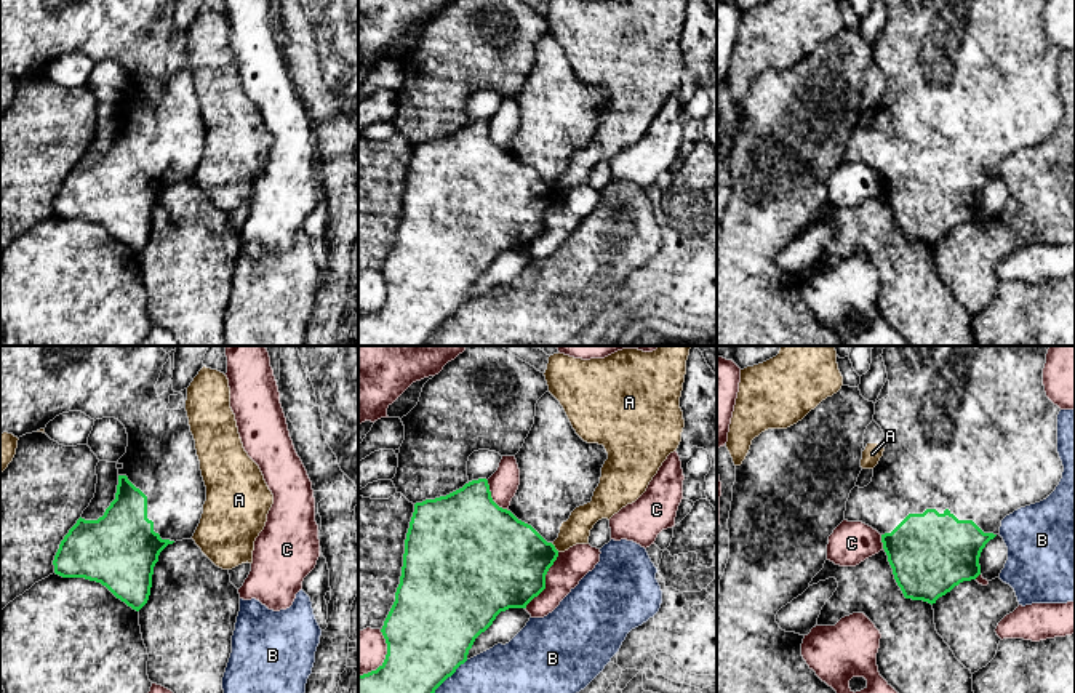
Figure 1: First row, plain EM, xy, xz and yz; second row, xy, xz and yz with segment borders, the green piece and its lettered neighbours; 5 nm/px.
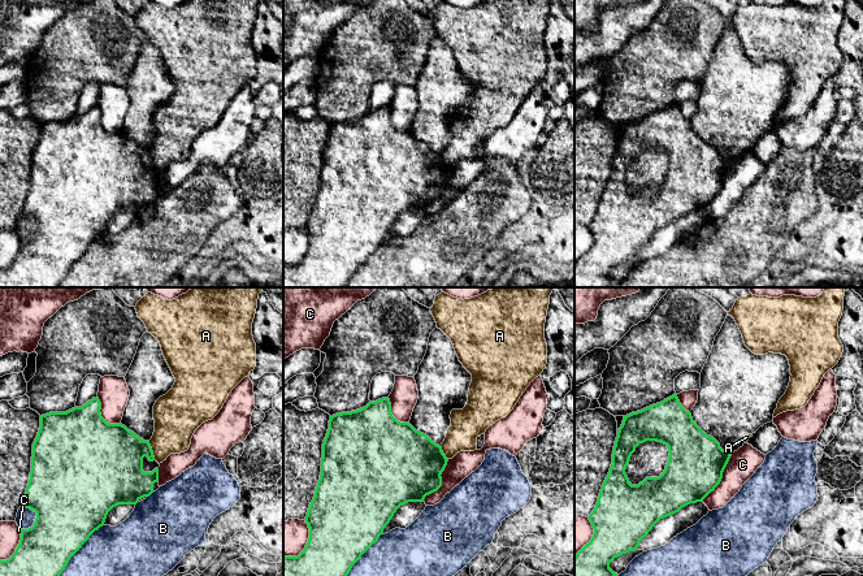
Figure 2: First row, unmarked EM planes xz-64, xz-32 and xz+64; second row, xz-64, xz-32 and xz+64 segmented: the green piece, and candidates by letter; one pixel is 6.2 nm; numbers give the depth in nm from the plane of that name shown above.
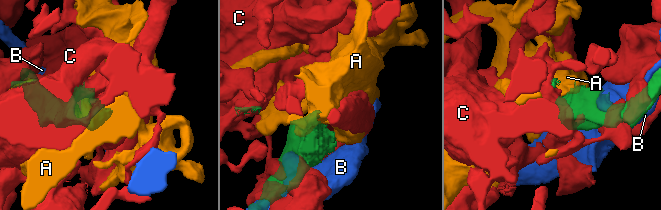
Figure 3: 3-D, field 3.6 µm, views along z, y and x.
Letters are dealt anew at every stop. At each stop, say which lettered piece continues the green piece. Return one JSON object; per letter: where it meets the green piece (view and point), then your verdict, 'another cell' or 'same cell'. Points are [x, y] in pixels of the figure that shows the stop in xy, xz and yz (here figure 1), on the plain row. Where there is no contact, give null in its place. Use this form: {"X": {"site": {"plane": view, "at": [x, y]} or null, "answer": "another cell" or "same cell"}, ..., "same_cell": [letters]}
{"A": {"site": {"plane": "xz", "at": [554, 189]}, "answer": "another cell"}, "B": {"site": {"plane": "xz", "at": [445, 320]}, "answer": "another cell"}, "C": {"site": {"plane": "xz", "at": [544, 223]}, "answer": "another cell"}, "same_cell": []}

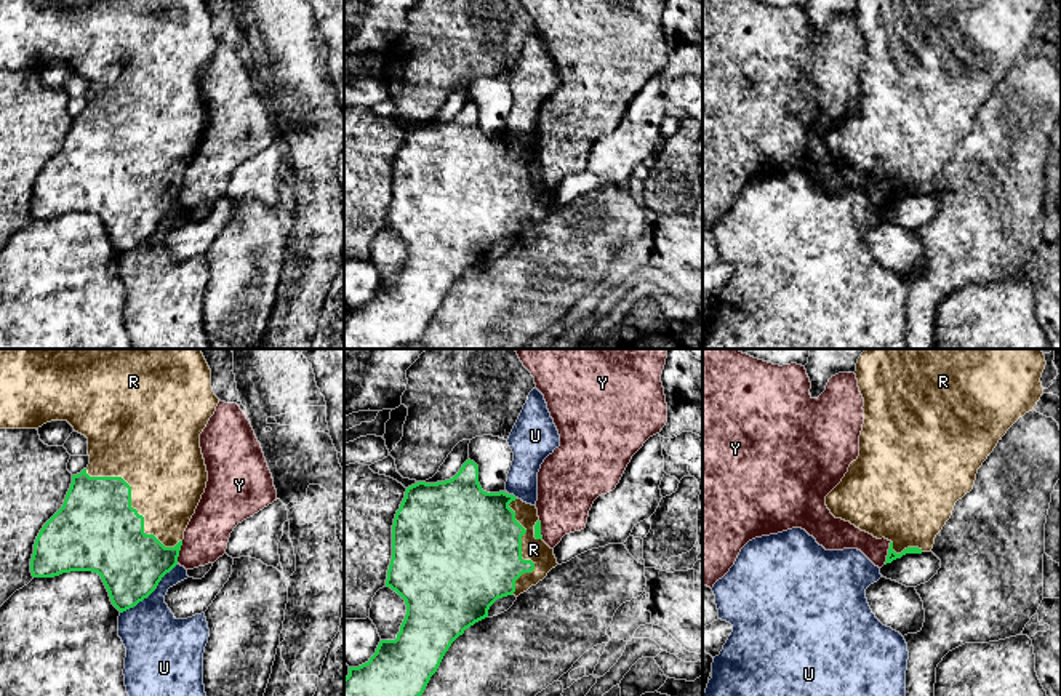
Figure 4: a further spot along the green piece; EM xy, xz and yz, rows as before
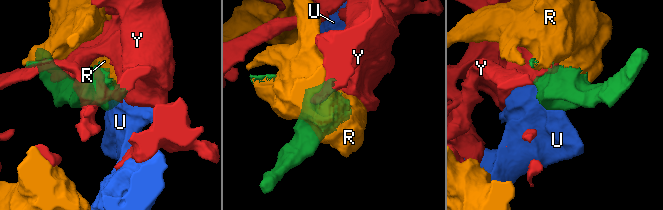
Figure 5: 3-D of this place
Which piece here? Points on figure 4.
{"R": {"site": {"plane": "xy", "at": [130, 146]}, "answer": "same cell"}, "U": {"site": {"plane": "xy", "at": [151, 234]}, "answer": "another cell"}, "Y": {"site": {"plane": "yz", "at": [888, 194]}, "answer": "another cell"}, "same_cell": ["R"]}

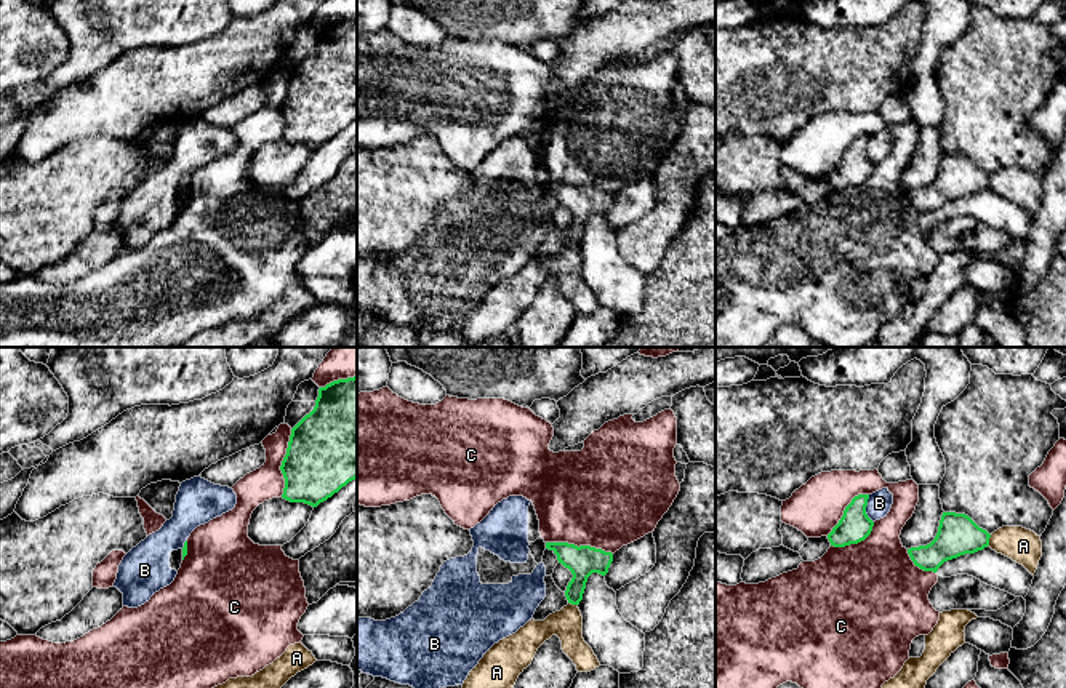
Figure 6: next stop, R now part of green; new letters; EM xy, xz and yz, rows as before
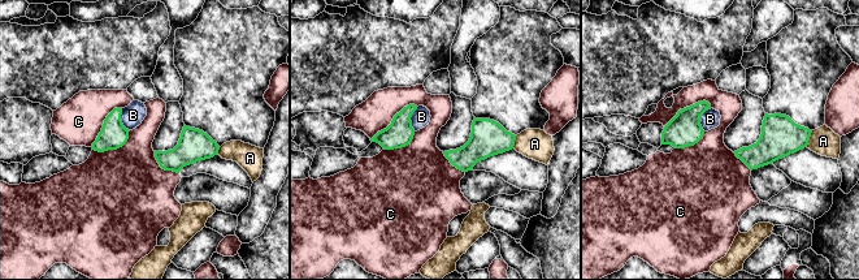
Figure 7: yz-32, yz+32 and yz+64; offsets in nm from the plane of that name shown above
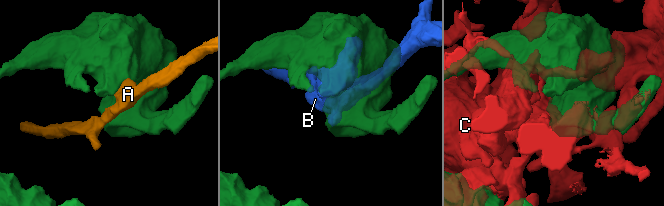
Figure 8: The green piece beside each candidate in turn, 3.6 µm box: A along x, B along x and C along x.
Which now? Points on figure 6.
{"A": {"site": {"plane": "yz", "at": [988, 183]}, "answer": "another cell"}, "B": {"site": {"plane": "yz", "at": [865, 151]}, "answer": "another cell"}, "C": {"site": {"plane": "xy", "at": [282, 104]}, "answer": "another cell"}, "same_cell": []}

